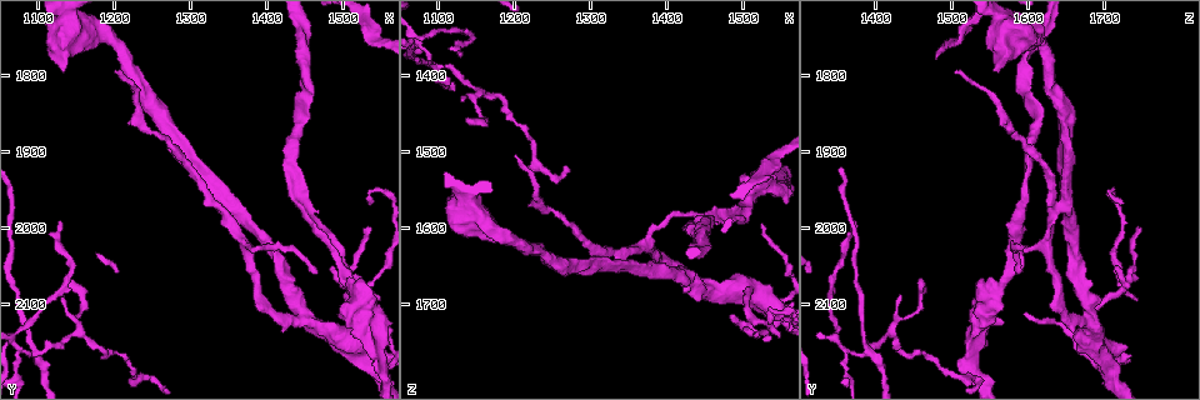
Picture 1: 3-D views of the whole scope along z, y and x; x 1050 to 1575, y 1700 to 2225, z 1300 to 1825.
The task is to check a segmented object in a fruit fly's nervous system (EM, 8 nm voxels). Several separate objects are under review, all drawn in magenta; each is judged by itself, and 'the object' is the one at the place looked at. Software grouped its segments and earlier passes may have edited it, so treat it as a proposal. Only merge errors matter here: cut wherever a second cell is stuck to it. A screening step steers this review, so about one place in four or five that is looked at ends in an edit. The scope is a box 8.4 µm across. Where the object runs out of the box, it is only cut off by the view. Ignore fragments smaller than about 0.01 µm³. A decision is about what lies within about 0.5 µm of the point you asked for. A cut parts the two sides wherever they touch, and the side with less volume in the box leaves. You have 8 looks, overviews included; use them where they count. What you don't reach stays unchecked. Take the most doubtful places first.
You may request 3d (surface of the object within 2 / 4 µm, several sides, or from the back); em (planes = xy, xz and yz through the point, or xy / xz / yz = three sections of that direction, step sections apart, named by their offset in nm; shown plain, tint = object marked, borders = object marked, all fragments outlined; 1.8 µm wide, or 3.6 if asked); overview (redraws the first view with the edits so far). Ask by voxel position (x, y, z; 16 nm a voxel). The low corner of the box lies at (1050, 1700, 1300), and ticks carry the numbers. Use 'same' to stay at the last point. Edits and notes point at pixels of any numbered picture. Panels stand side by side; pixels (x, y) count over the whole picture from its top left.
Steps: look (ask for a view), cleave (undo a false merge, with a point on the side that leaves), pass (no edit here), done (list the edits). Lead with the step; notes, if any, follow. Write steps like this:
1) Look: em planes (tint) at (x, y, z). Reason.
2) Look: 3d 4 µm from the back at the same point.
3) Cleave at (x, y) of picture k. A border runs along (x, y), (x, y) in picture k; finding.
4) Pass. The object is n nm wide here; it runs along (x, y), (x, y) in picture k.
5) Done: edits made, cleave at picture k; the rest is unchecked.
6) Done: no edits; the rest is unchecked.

Look: em planes (tint) at (1510, 2085, 1725). Branch point.

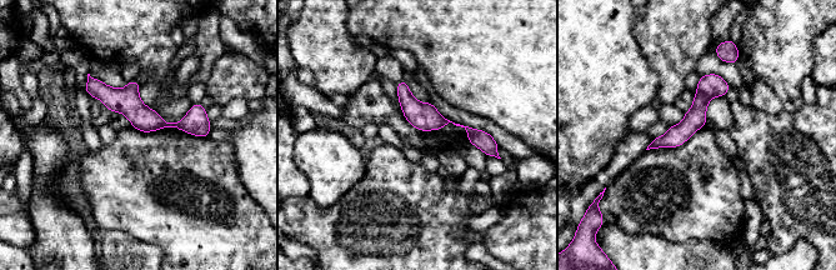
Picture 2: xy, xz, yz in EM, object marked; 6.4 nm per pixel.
Pass. It runs along (90, 80), (145, 120), (206, 129) in picture 2; continuous, no second cell.

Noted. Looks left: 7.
Look: em planes (borders) at (1525, 2115, 1540). Arms run side by side.

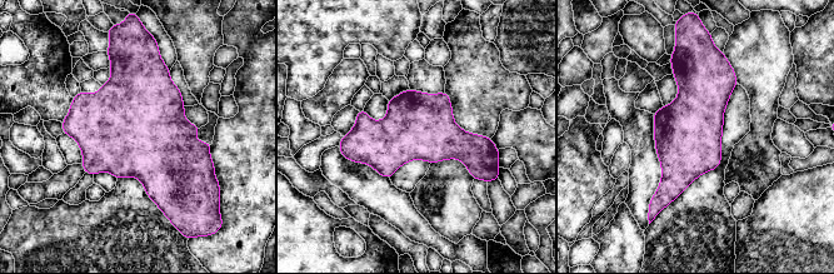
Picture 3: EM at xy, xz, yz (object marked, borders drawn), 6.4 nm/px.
Pass. The object is 440 nm wide here; continuous, no second cell.

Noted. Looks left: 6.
Look: em 3.6 µm yz step 16 (tint) at (1095, 2160, 1390). Four or more arms meet.

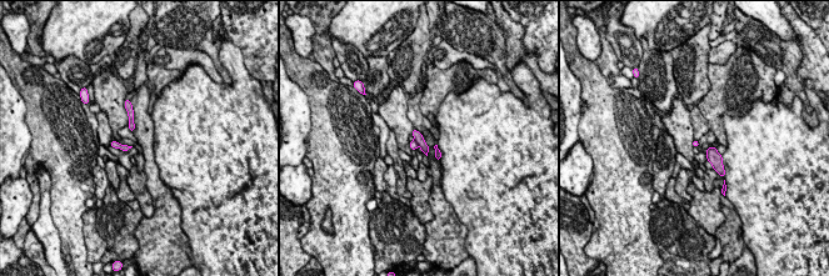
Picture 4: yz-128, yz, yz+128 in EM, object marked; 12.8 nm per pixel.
Look: em 3.6 µm xz step 16 (tint) at the same point.

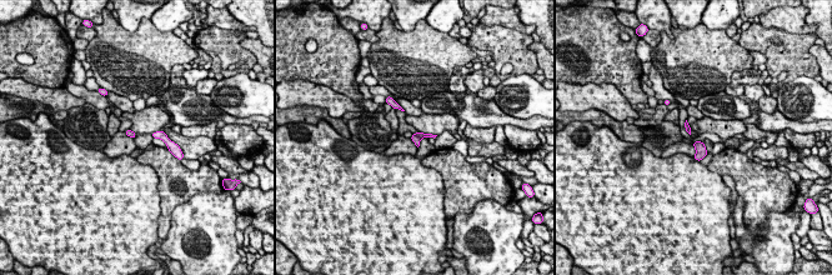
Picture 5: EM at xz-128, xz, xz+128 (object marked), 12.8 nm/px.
Cleave at (414, 138) of picture 5. A border runs along (414, 134), (421, 138) in picture 5; two cells meet here.

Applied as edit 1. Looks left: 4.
Done: edits made, cleave at picture 5; the rest is unchecked.

